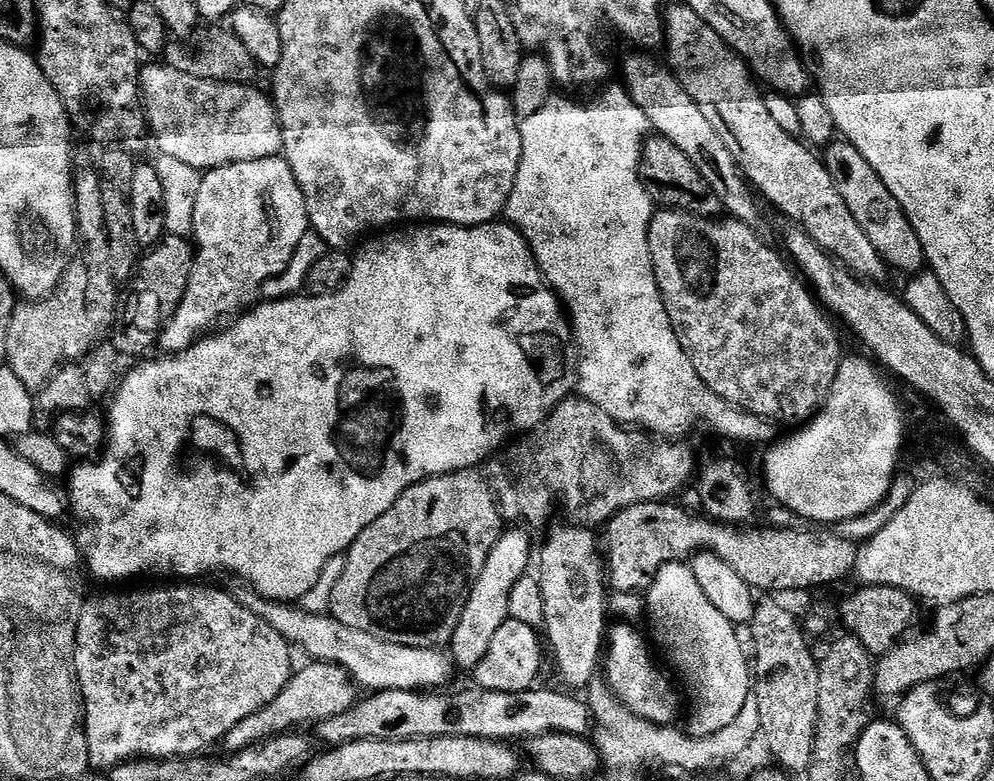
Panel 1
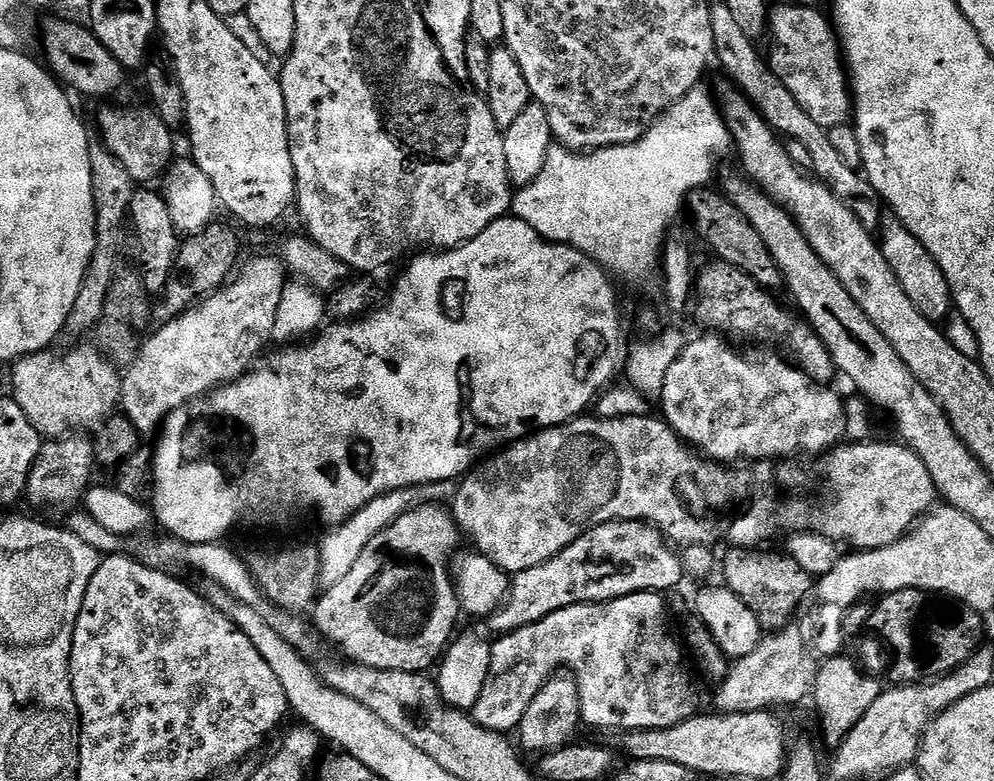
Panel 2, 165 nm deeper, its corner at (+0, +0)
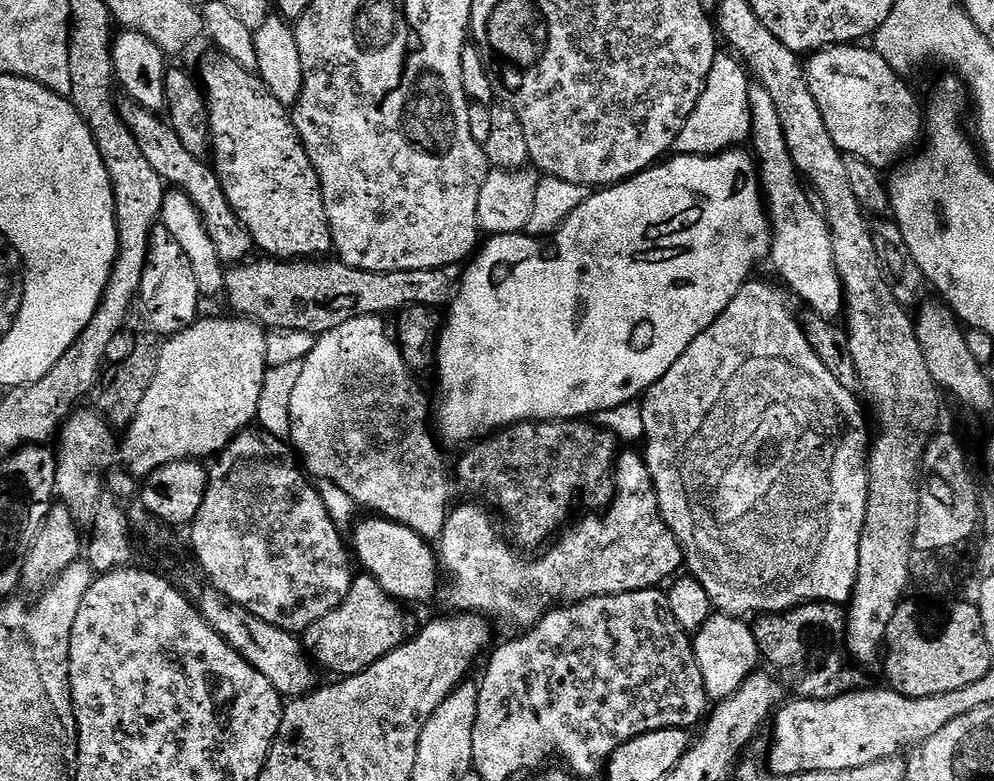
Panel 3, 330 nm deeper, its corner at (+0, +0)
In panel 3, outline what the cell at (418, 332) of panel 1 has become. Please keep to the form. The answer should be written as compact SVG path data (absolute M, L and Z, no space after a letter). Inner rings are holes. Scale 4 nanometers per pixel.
M744 150L717 152L715 156L685 156L683 154L676 154L671 158L665 159L663 162L657 162L644 172L639 172L638 175L631 176L629 180L624 180L620 184L605 186L599 190L593 191L591 194L585 195L582 206L578 206L578 210L574 210L570 213L565 218L563 224L547 238L537 238L531 234L525 234L524 232L511 232L510 234L502 234L501 236L489 235L487 239L483 241L479 251L467 261L466 267L468 267L468 269L466 267L463 269L462 275L458 281L458 287L450 303L447 305L446 311L448 311L448 316L446 312L446 323L443 325L440 339L436 346L434 368L440 371L441 390L448 392L440 400L440 409L438 409L437 412L435 409L434 412L434 424L438 429L439 439L443 441L445 445L448 443L464 444L463 446L468 446L481 438L491 436L493 432L499 432L500 429L508 427L509 424L517 422L535 422L537 420L579 420L581 418L591 417L591 412L608 412L611 408L620 408L623 404L630 403L635 396L636 399L643 397L644 393L648 391L648 388L654 386L654 382L658 382L662 378L662 374L666 374L666 370L670 370L670 366L674 366L674 362L678 362L678 358L682 358L682 354L686 354L690 342L694 342L694 338L698 338L698 334L705 332L705 330L723 314L726 310L726 306L730 306L730 302L738 294L738 290L742 290L742 286L753 279L755 272L752 271L754 271L763 260L765 263L765 261L769 259L772 250L772 226L768 223L766 204L762 199L758 165L751 151L740 151Z

